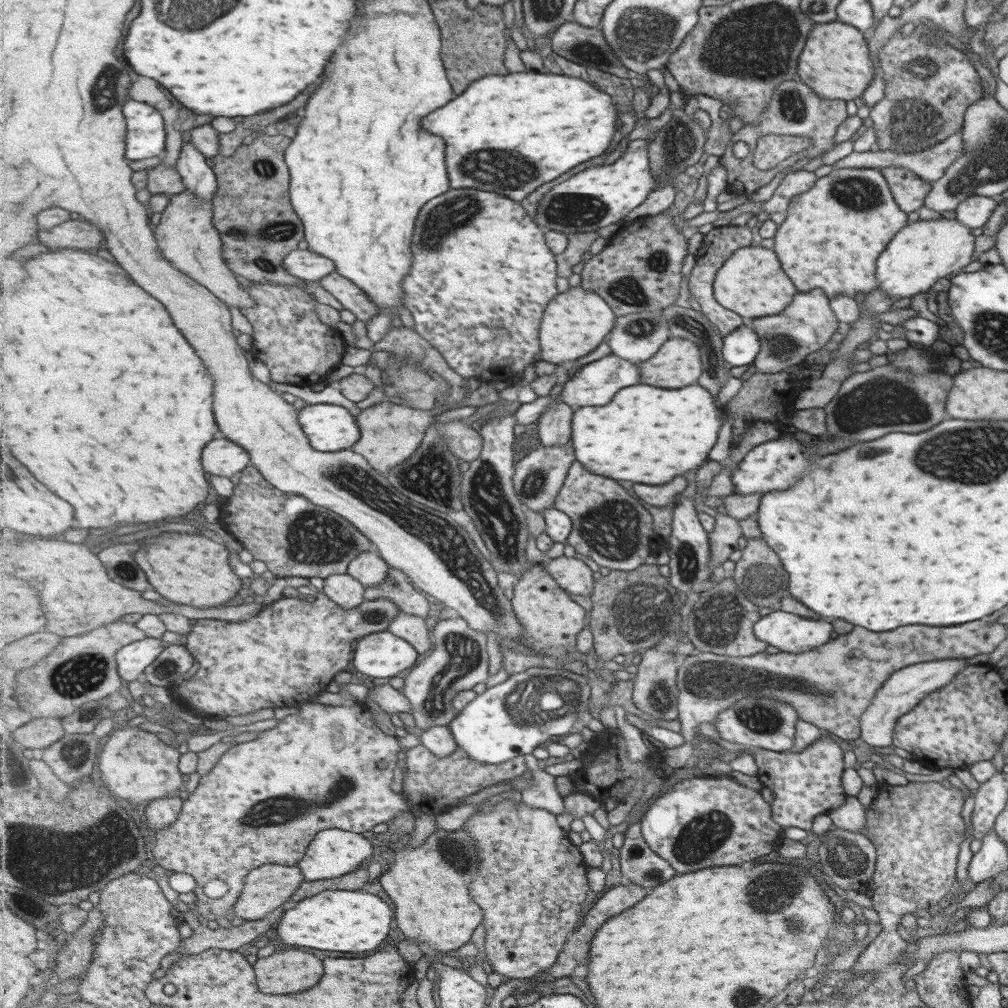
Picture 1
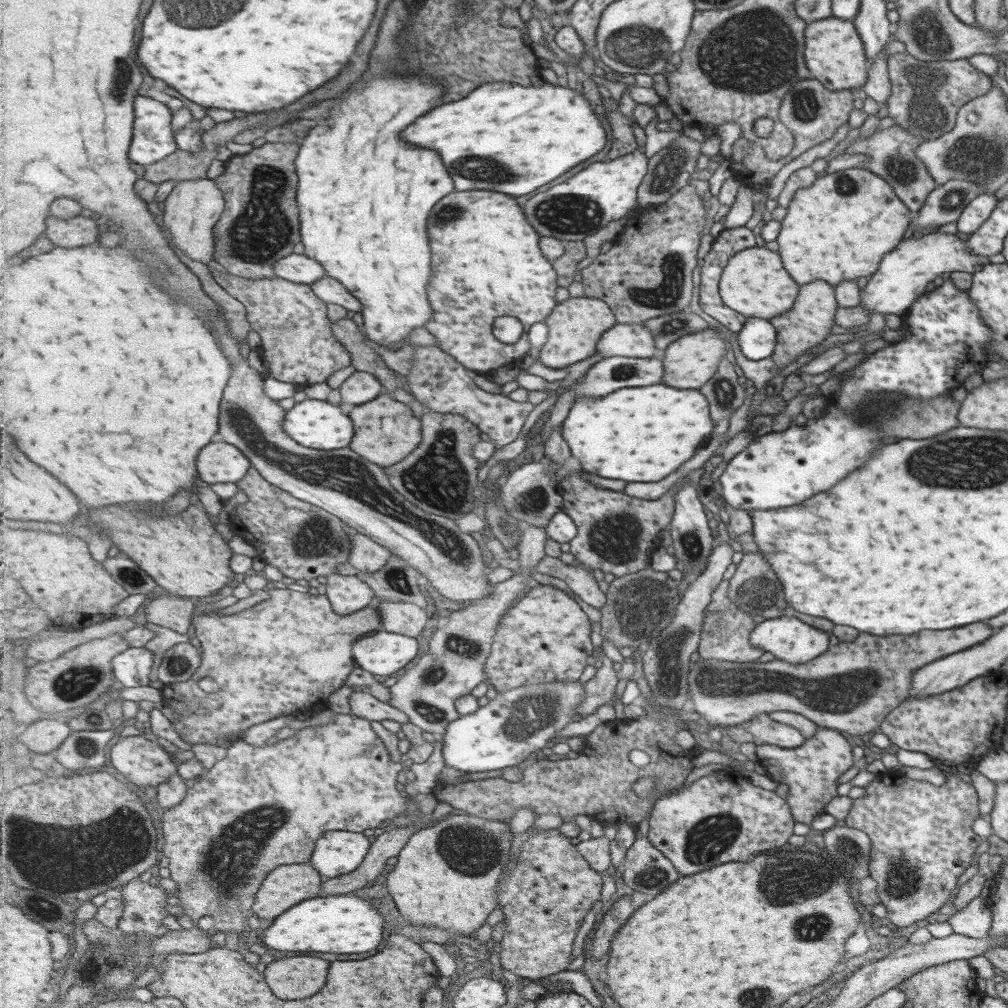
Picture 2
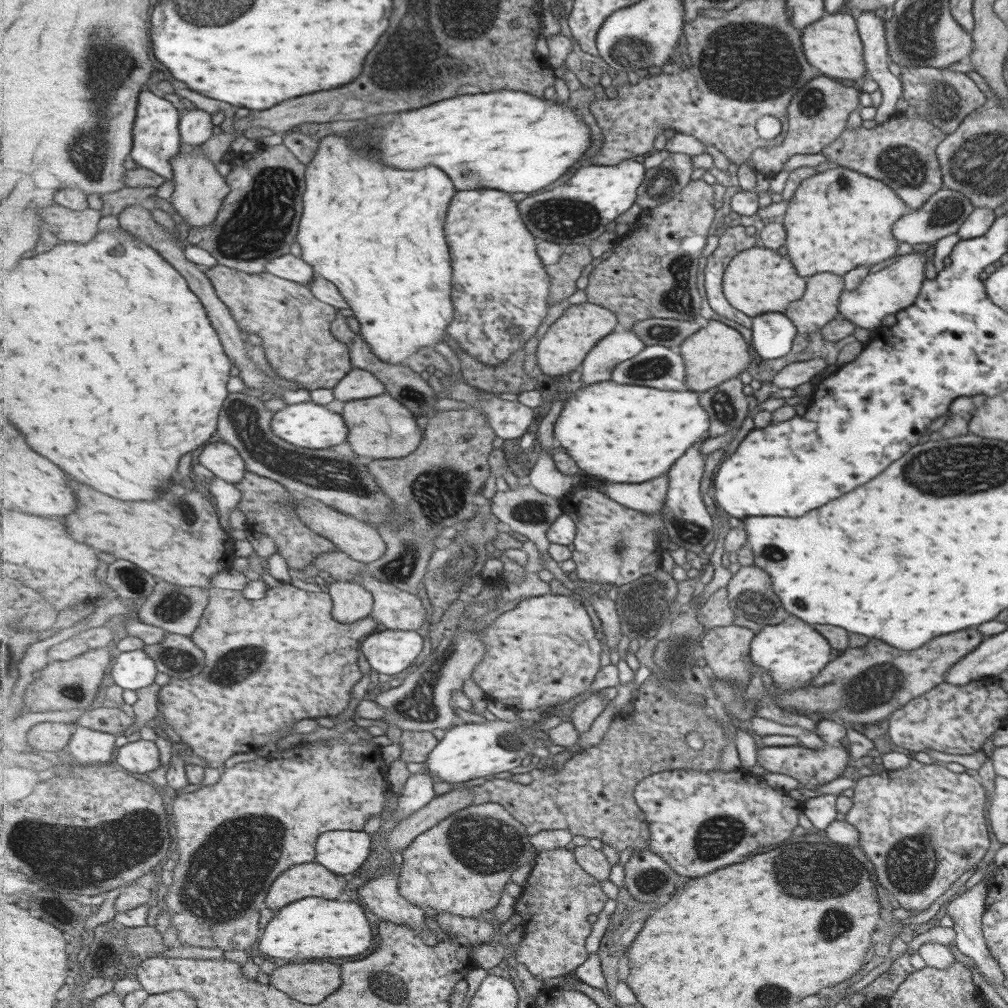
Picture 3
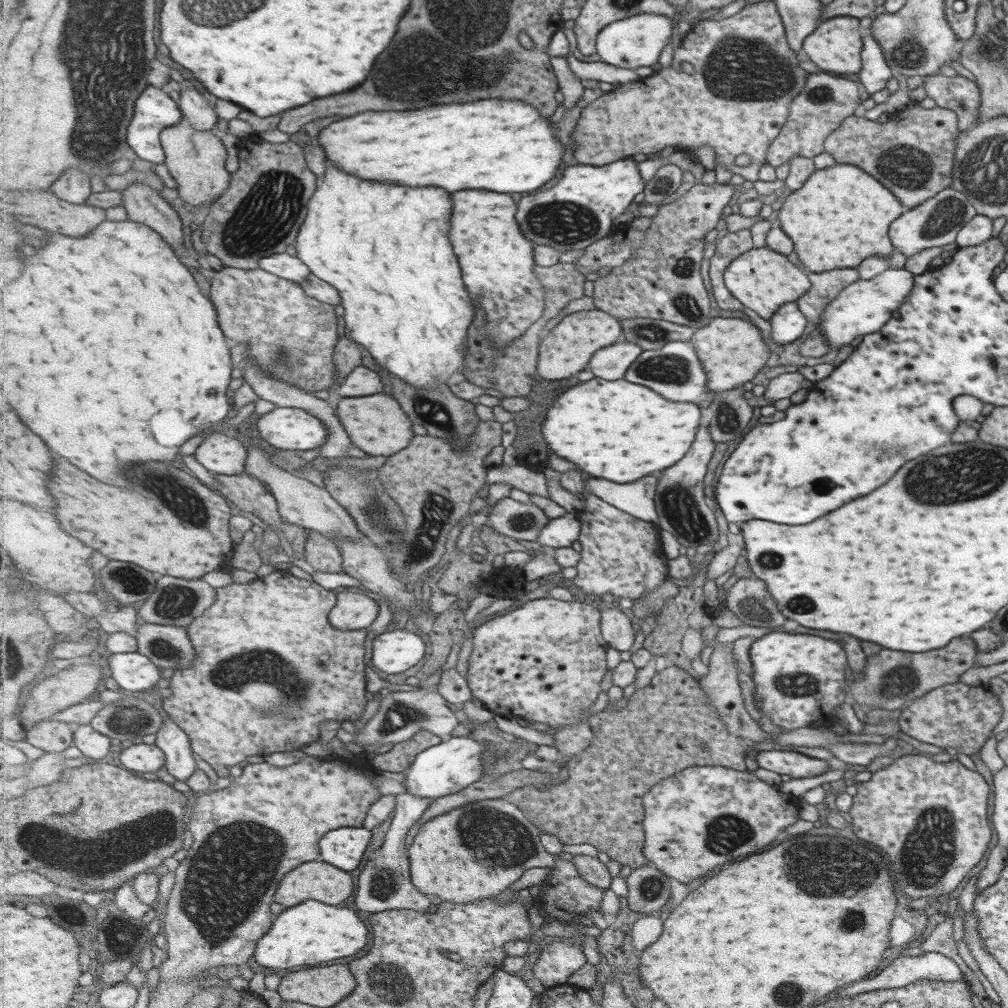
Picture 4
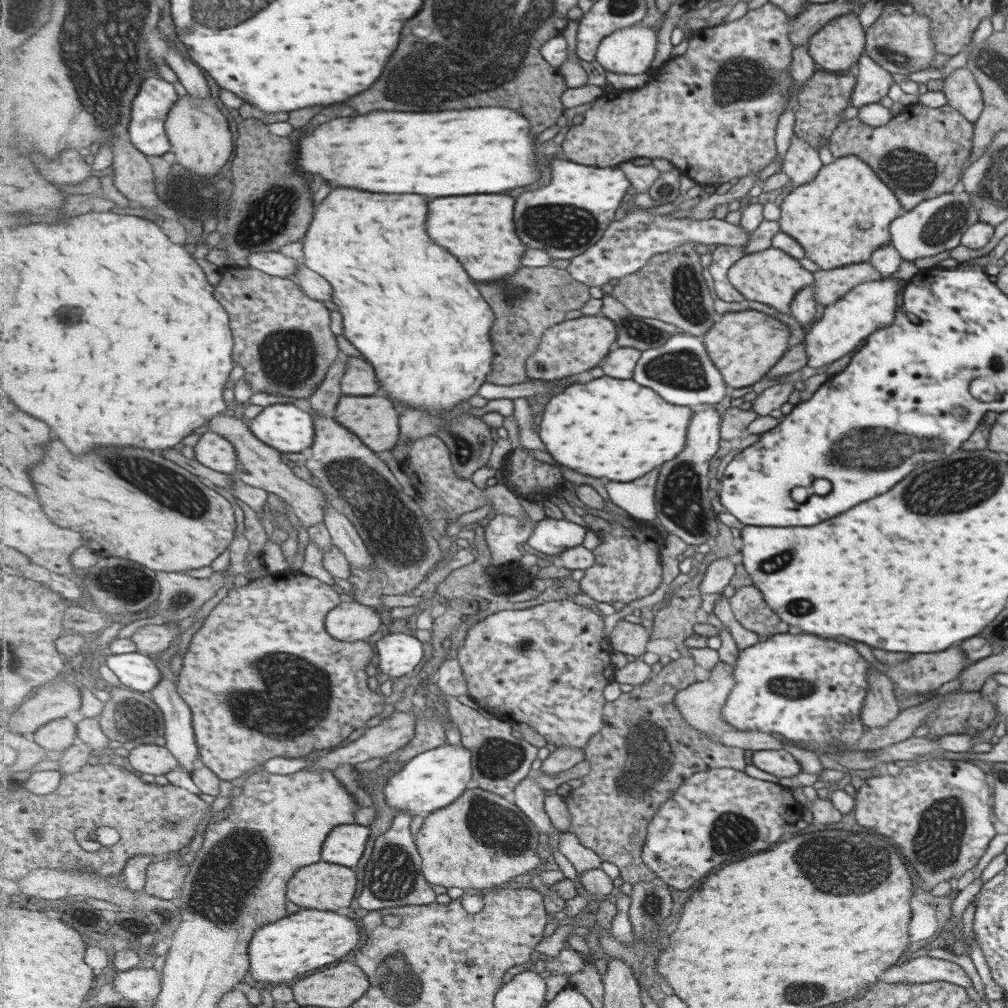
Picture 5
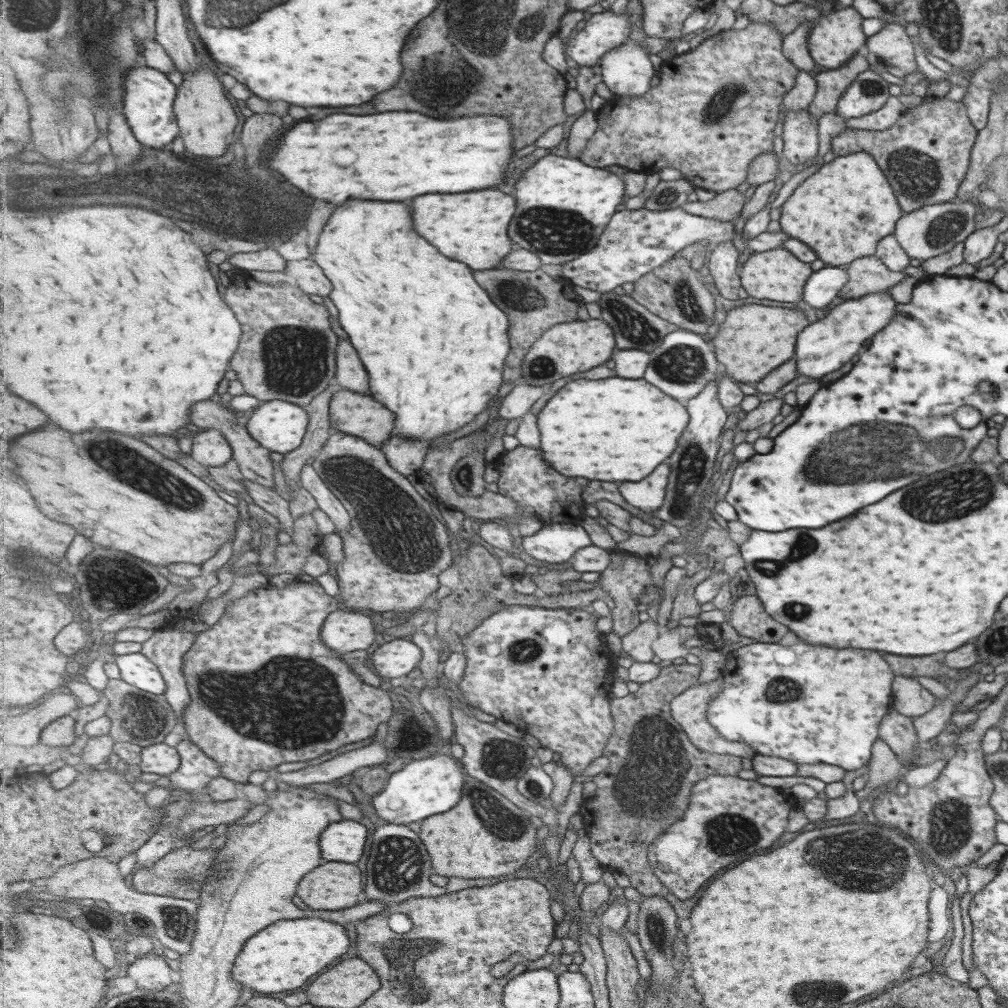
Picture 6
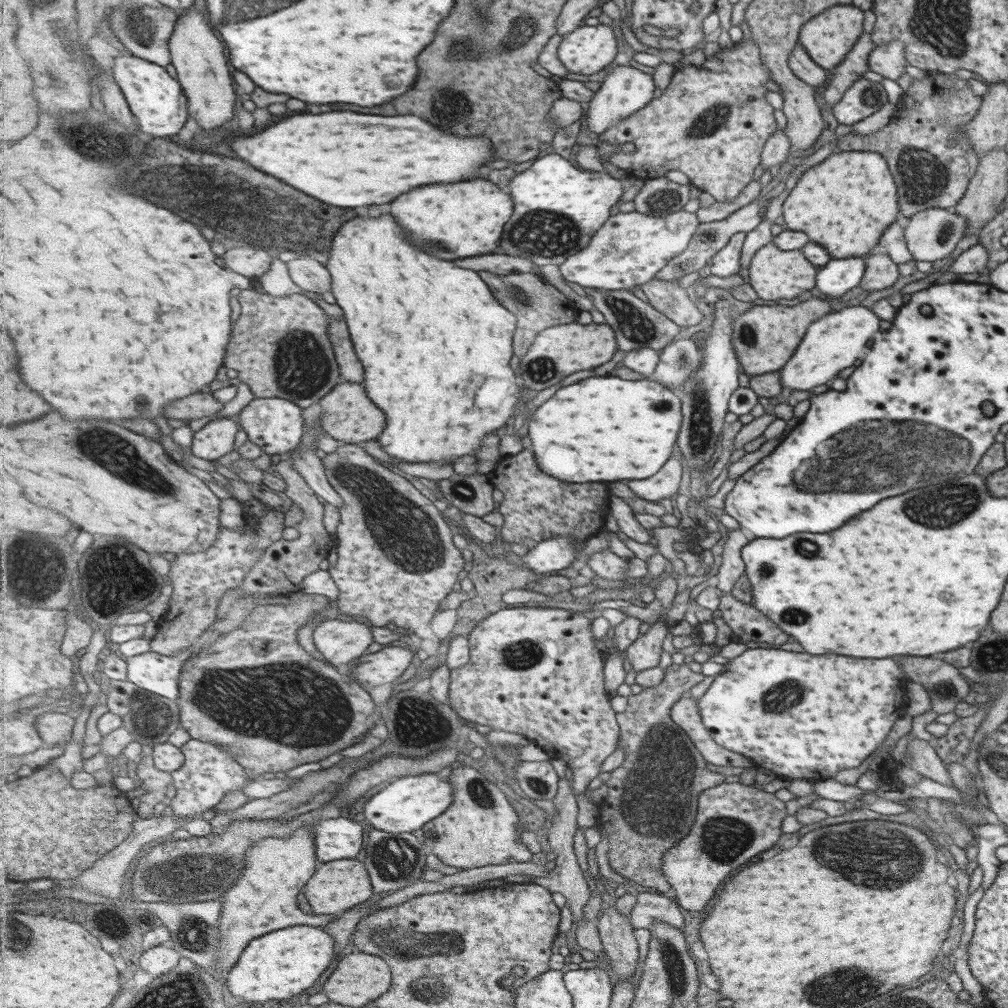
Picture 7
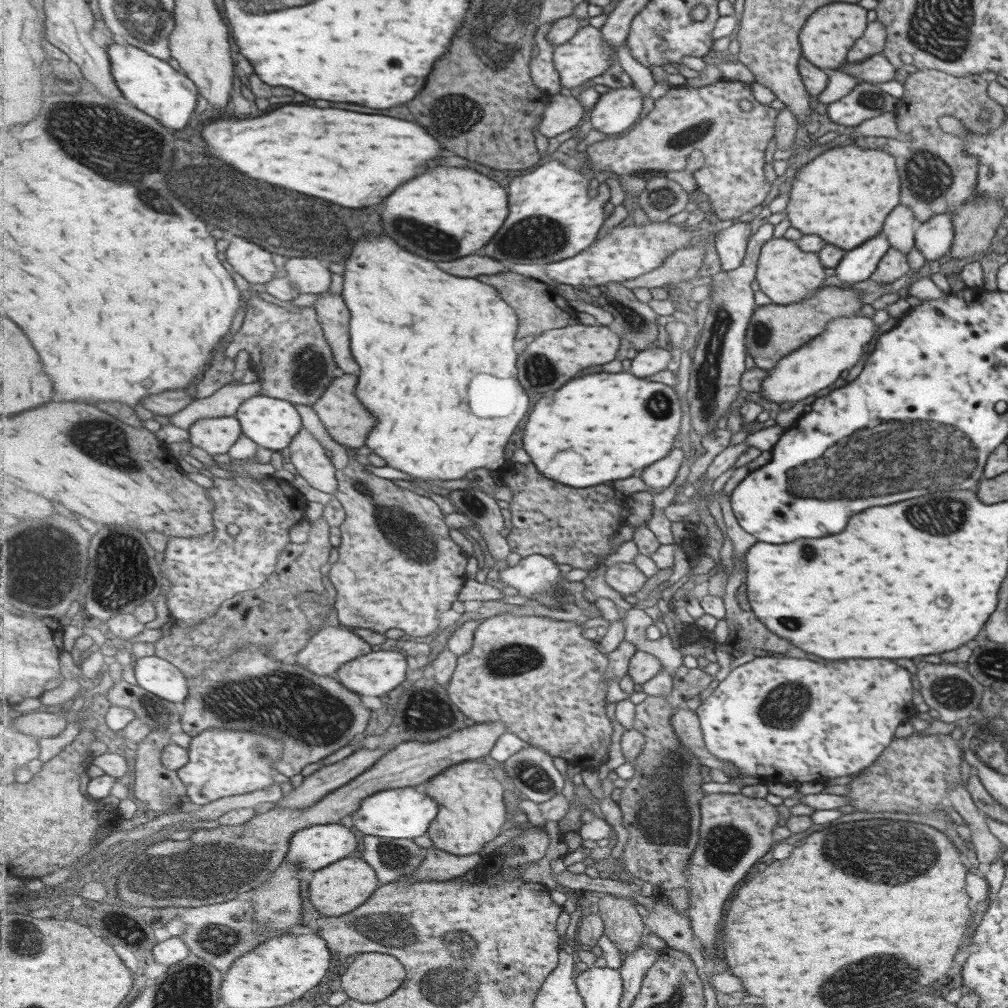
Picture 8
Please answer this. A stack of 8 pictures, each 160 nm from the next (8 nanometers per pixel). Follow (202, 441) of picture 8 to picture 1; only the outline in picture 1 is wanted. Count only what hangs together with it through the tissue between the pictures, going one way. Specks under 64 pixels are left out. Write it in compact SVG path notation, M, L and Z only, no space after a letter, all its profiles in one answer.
M218 436L211 444L207 444L203 452L203 466L205 472L211 476L226 476L231 478L237 472L246 470L251 465L249 452L240 444L224 436Z

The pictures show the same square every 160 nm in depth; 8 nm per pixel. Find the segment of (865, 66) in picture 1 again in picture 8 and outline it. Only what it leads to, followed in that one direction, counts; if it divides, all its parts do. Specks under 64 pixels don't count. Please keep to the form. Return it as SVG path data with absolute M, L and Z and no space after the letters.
M832 2L820 6L806 18L797 34L800 54L813 66L833 72L839 64L843 64L845 54L850 52L851 44L857 42L864 34L865 24L865 8L859 8L855 3Z

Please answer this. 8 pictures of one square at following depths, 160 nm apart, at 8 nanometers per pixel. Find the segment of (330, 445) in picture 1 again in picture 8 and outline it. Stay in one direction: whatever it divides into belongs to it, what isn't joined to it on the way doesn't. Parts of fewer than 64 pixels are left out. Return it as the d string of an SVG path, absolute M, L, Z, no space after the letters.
M263 394L243 402L236 417L241 422L242 431L245 435L252 438L261 447L274 451L289 448L293 439L303 429L301 414L297 412L295 404L288 400L281 400L279 397L265 396Z

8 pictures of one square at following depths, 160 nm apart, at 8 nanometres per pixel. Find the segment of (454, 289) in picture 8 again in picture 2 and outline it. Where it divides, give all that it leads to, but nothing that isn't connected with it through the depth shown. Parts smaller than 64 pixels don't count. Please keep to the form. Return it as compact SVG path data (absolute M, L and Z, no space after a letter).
M389 76L389 78L377 78L373 82L369 82L365 86L365 90L351 90L345 100L330 112L330 117L325 120L317 121L317 125L309 130L309 133L301 141L300 153L295 164L298 166L299 186L298 195L299 206L301 208L301 220L303 220L303 230L301 243L304 245L304 254L318 260L326 270L326 274L339 281L349 289L349 291L361 301L363 304L362 317L364 318L364 330L367 337L382 347L387 347L395 342L407 341L409 334L415 328L425 327L431 319L433 319L433 308L429 302L429 276L431 276L431 260L433 260L433 252L431 252L431 240L429 240L429 230L427 230L427 222L429 222L429 214L433 210L433 206L443 200L447 194L451 194L455 190L453 178L449 176L447 168L443 166L443 160L437 152L433 150L423 150L423 148L413 148L410 142L401 140L399 132L403 132L411 122L415 122L419 116L427 114L429 110L433 110L437 104L441 104L441 94L443 88L439 88L437 84L433 84L429 78L417 78L417 76Z

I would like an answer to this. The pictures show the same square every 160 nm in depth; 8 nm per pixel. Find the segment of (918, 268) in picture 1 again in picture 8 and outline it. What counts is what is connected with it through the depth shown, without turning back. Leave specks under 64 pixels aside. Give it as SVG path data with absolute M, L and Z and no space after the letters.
M860 314L829 321L825 328L823 334L803 344L798 351L783 356L773 368L767 371L767 376L761 381L759 390L765 400L778 405L781 402L795 403L829 386L839 378L843 370L849 370L851 366L855 366L855 362L863 352L863 344L867 344L873 338L873 332L877 327L873 325L873 320Z

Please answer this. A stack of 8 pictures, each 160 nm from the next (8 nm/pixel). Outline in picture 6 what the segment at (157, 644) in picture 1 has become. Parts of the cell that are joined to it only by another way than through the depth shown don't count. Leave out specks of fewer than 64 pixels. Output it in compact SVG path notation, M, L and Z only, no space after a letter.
M142 652L118 655L117 666L123 681L133 686L134 691L144 690L164 696L168 684L162 670Z

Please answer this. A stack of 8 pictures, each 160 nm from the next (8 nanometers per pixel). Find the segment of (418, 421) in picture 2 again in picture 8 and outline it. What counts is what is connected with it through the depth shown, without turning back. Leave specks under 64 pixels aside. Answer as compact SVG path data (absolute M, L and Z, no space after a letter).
M344 373L340 377L335 377L322 398L312 406L329 435L340 445L353 447L354 449L366 445L369 432L377 424L375 416L359 400L357 376Z

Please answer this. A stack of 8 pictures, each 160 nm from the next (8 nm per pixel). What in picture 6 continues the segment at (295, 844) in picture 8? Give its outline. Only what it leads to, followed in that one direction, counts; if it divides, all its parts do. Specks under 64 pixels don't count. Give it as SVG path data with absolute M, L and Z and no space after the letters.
M353 819L331 823L323 832L323 858L327 862L348 862L361 860L367 844L367 826Z

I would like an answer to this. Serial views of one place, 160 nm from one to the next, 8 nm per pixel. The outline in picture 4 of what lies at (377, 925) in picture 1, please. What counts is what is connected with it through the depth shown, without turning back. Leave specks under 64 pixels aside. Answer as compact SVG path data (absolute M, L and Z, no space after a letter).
M309 900L307 904L285 910L279 920L275 920L275 928L271 928L271 932L259 940L259 948L256 948L254 956L255 962L265 968L289 970L299 966L319 966L335 958L355 956L367 944L369 928L355 910L335 908L319 900Z

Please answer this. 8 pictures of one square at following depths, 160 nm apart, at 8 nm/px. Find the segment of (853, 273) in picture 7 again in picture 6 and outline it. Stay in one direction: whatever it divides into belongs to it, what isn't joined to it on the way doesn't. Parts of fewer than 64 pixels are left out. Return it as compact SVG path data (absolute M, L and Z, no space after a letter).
M824 265L806 281L801 301L805 301L811 308L822 309L837 297L845 283L847 283L845 266Z

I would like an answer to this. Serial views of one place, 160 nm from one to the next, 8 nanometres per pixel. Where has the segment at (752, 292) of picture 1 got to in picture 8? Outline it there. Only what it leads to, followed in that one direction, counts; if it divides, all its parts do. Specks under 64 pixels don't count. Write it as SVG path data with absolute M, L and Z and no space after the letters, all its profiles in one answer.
M780 237L769 238L761 245L754 280L759 285L759 291L771 300L771 303L791 305L795 302L801 303L809 292L819 288L825 280L825 274L816 253L805 252L799 248L796 241Z

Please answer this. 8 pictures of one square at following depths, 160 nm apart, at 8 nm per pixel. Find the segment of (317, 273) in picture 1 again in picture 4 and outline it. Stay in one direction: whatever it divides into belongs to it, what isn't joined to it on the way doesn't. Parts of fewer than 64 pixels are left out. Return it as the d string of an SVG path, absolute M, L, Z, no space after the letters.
M281 253L262 258L260 267L271 274L291 280L295 283L303 283L310 276L311 269L305 264L298 255Z

